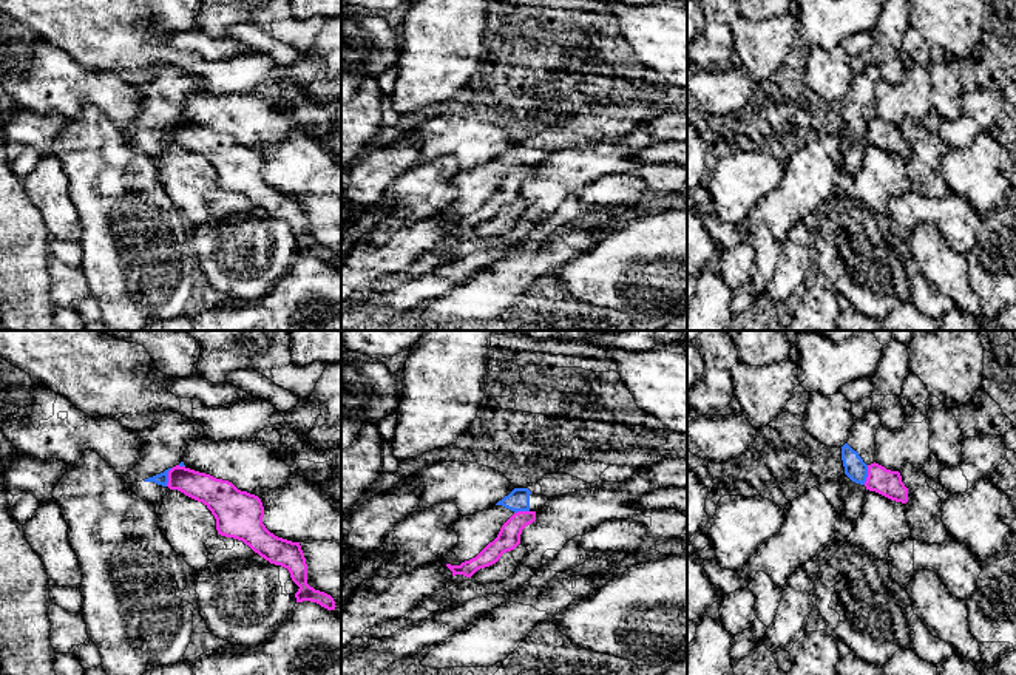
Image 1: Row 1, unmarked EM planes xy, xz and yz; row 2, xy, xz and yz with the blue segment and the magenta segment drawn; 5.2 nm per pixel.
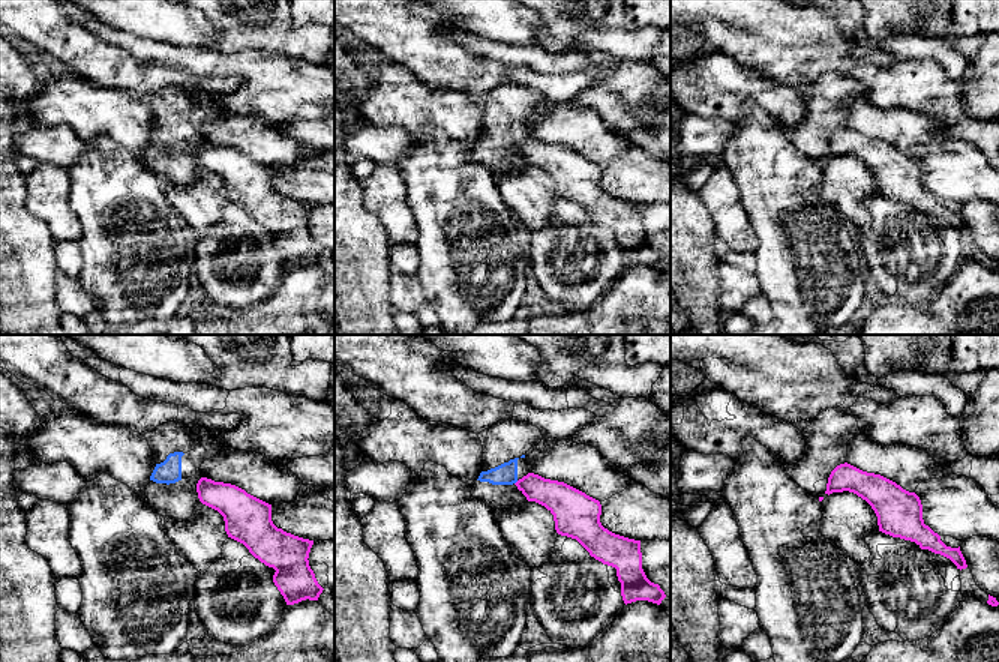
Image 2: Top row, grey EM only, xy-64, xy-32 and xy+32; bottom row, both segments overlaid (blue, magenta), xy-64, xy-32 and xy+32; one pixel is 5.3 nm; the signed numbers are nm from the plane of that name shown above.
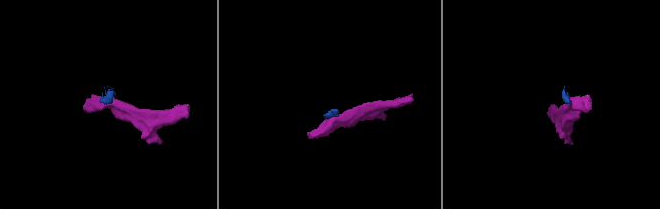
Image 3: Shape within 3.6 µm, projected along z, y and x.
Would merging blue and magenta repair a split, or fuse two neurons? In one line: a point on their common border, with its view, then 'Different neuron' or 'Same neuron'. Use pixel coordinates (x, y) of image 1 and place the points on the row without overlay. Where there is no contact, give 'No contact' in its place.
Touches blue at yz (866, 128). Different neuron

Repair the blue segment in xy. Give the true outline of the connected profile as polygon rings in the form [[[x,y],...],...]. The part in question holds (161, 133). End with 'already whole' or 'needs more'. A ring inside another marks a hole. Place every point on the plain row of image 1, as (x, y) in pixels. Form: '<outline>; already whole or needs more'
[[[162,65],[153,77],[139,85],[142,107],[139,117],[122,128],[122,133],[133,142],[134,148],[156,159],[168,145],[168,125],[179,119],[190,96],[204,93],[204,82],[182,71],[174,65]]]; needs more

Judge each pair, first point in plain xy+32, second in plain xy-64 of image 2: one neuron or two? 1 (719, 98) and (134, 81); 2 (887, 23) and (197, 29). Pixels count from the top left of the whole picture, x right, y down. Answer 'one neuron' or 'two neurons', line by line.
1: two neurons
2: two neurons

